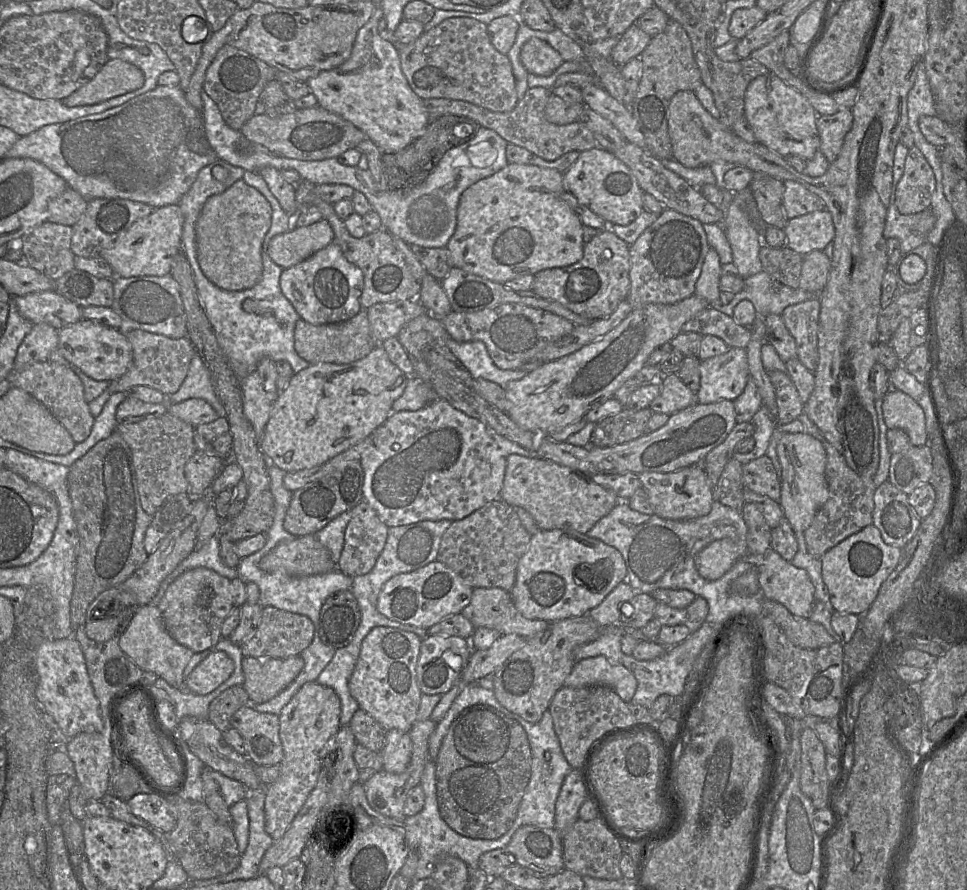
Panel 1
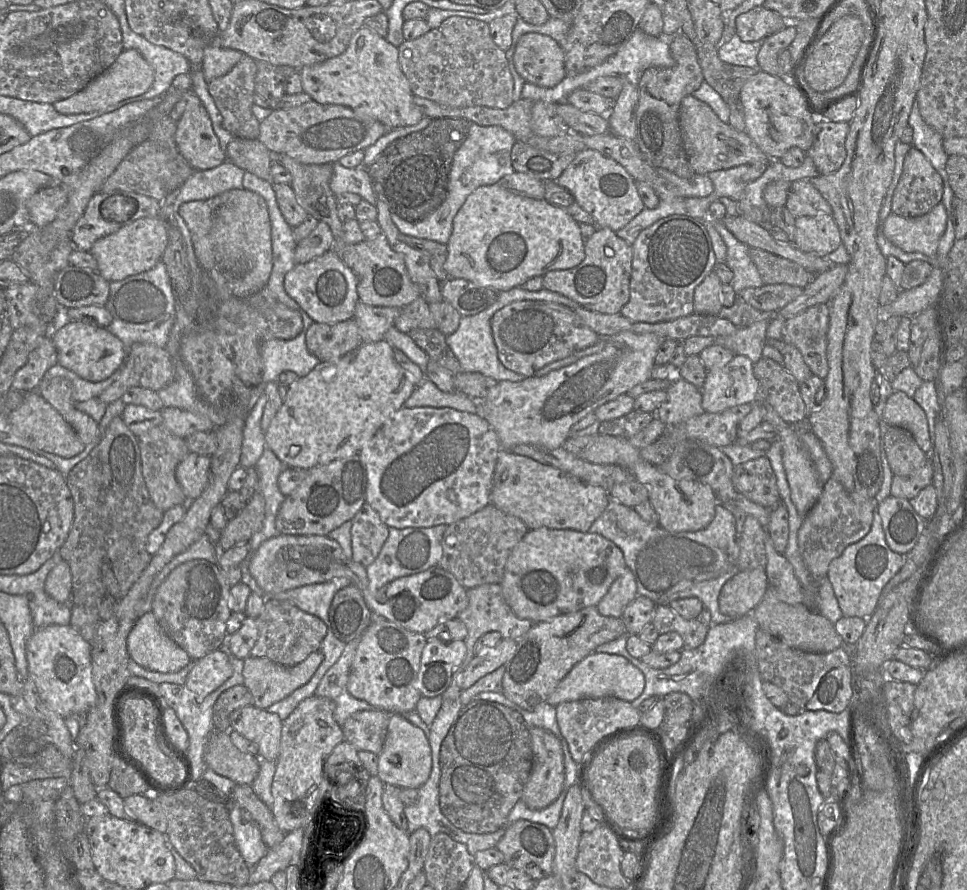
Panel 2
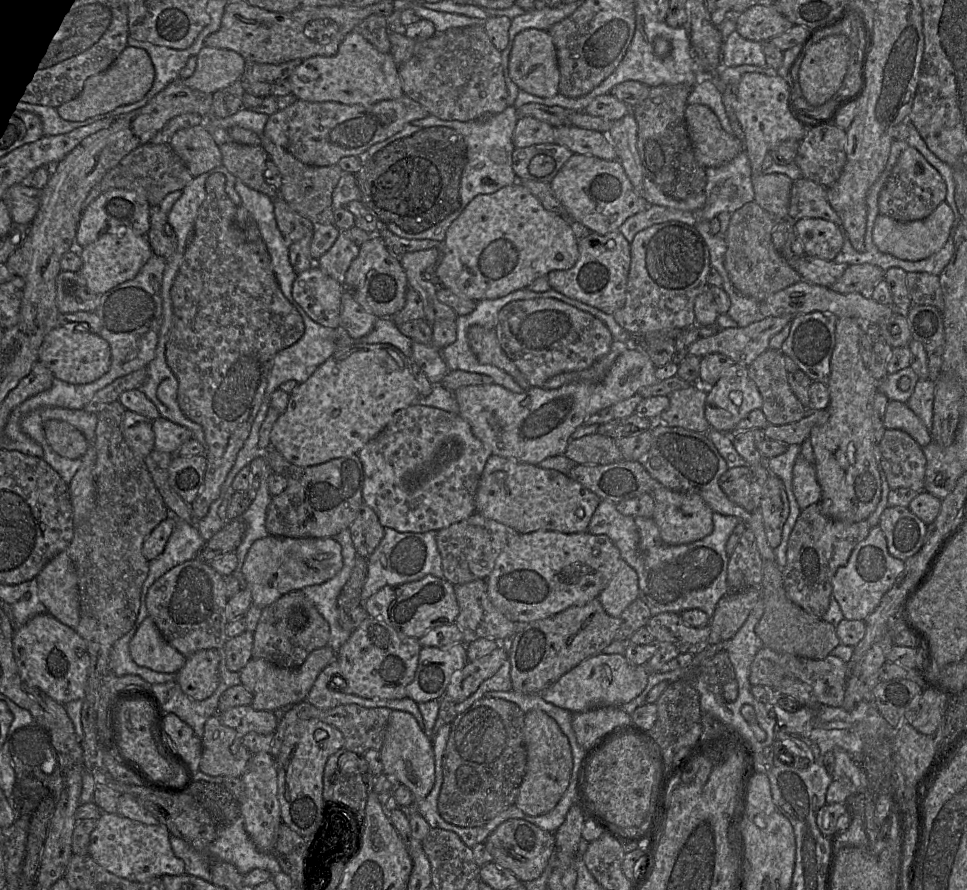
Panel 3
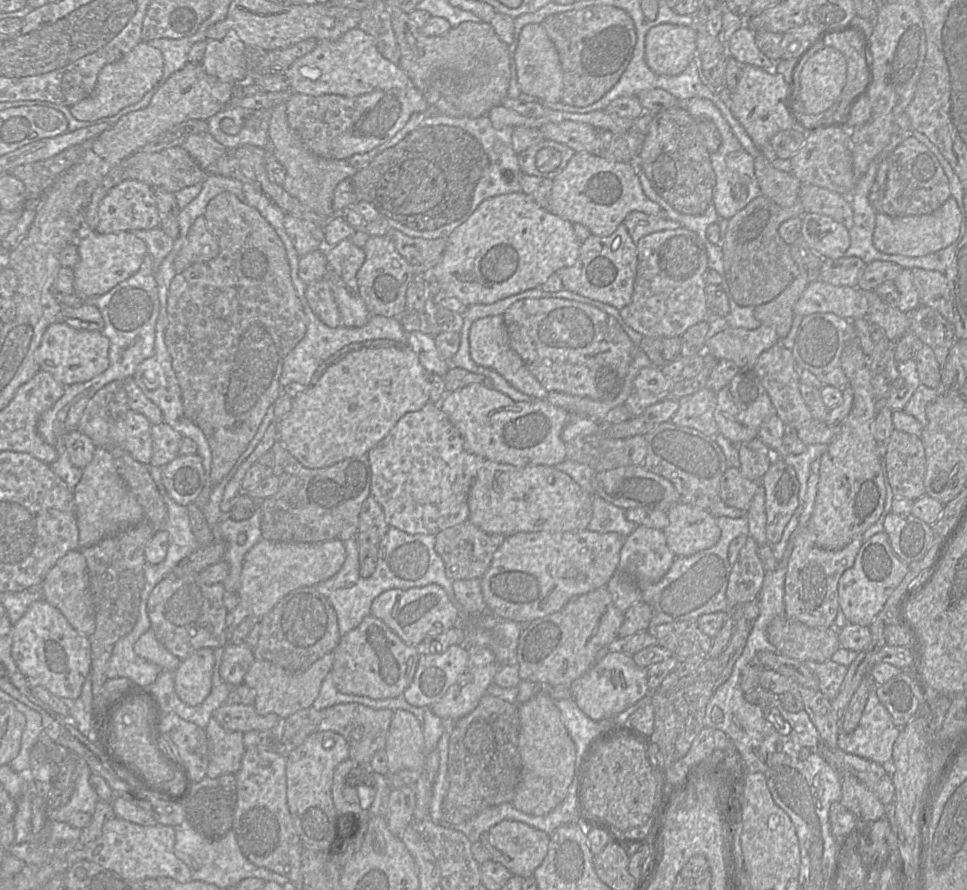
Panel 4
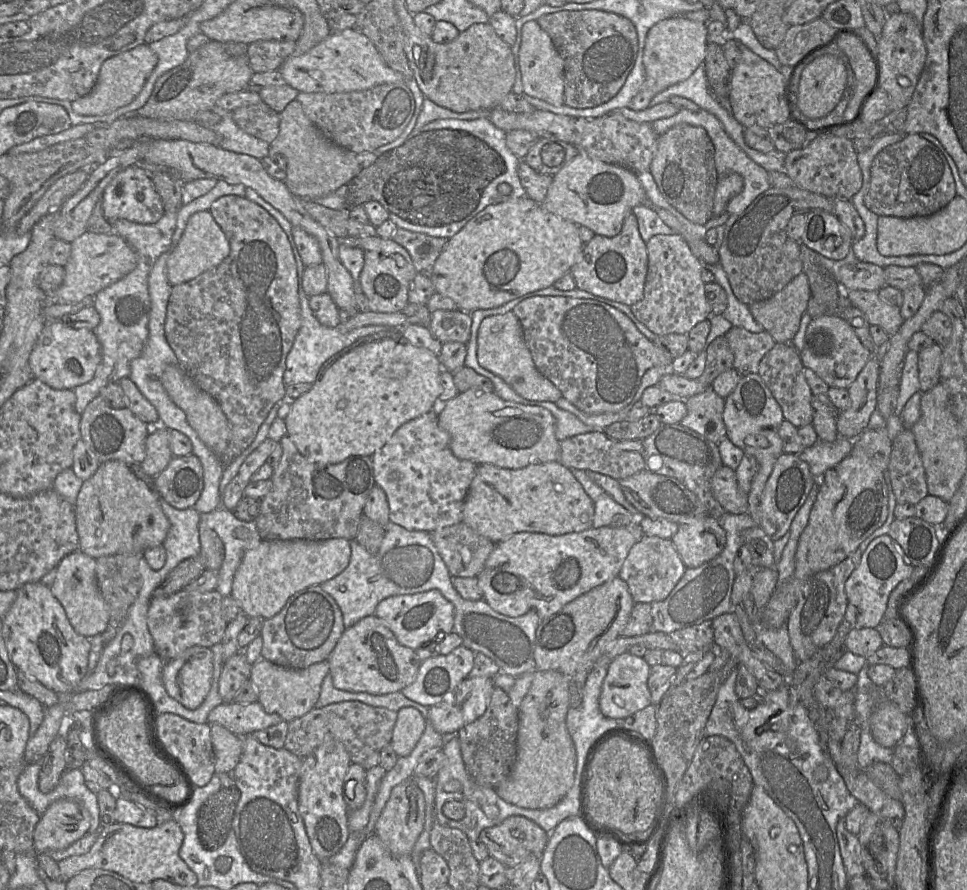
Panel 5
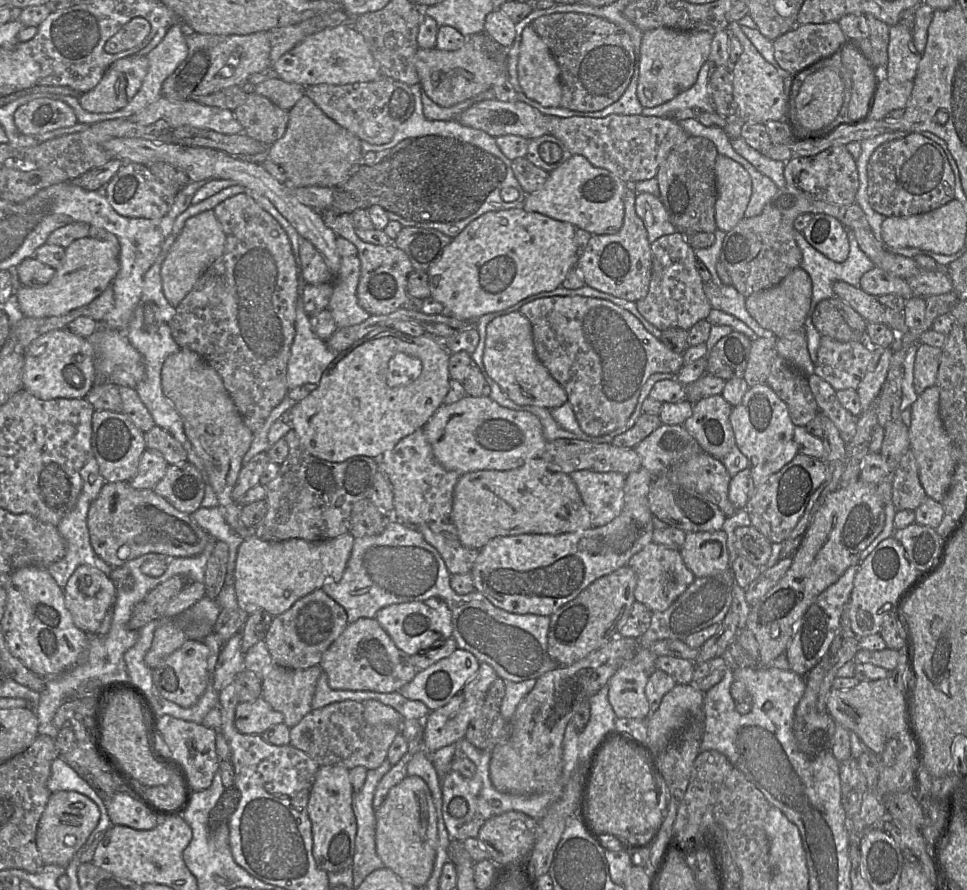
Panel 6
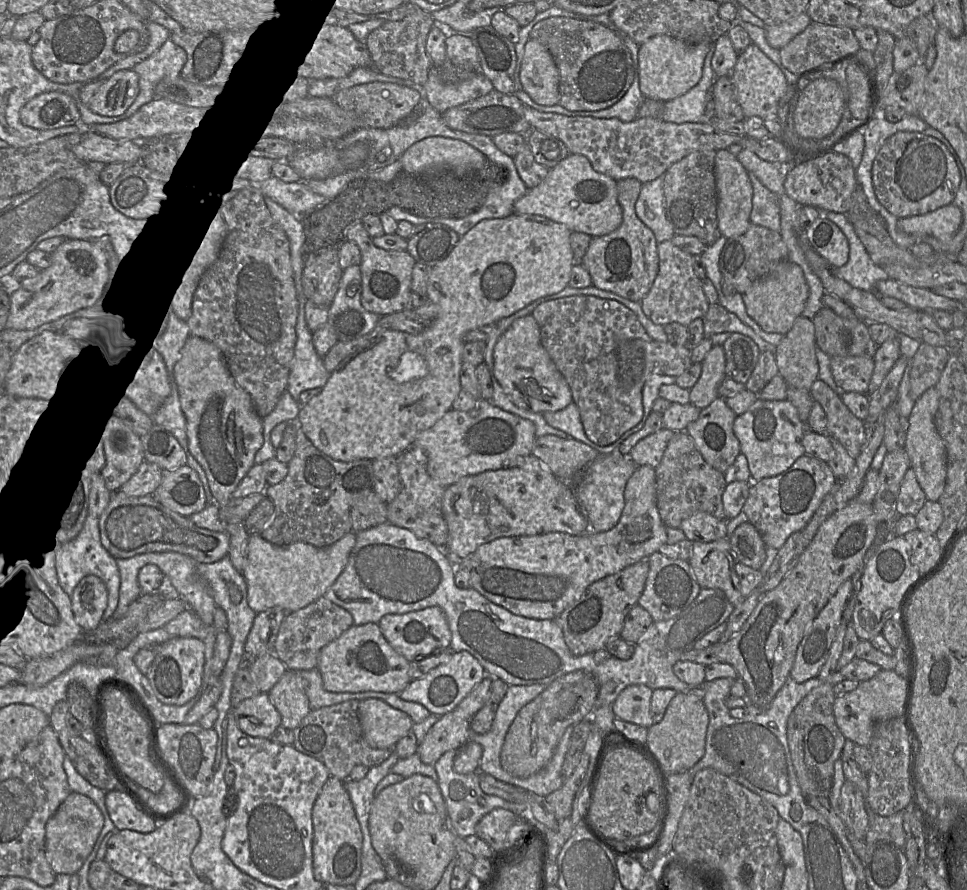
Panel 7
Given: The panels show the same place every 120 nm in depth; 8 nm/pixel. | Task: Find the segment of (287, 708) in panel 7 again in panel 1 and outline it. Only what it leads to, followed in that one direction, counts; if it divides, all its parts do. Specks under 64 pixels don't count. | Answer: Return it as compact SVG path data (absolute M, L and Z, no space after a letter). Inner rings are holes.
M301 656L286 659L244 657L242 661L243 687L249 695L250 704L260 704L274 698L293 682L303 667L304 660Z

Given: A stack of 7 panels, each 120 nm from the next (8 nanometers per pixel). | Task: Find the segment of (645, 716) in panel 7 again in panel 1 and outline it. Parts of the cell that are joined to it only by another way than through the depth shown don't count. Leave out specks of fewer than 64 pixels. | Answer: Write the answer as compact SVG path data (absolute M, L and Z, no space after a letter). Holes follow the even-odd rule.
M602 656L577 661L563 686L580 688L584 686L607 686L629 703L638 686L635 675L623 665L613 665Z

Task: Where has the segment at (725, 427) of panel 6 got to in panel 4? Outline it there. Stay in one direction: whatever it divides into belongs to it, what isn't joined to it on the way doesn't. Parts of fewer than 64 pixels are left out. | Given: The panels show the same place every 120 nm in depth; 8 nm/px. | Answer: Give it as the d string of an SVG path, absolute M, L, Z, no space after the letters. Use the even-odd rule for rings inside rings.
M705 387L694 394L680 398L679 408L670 421L677 426L693 428L714 437L719 433L714 419L716 404L716 393Z

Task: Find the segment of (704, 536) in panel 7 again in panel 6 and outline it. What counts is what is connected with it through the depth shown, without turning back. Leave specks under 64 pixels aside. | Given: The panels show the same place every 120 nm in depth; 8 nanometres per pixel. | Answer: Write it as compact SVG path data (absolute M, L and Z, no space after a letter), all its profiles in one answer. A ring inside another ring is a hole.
M654 476L648 493L653 516L684 532L713 532L723 530L726 516L717 505L702 495L671 482L666 476Z

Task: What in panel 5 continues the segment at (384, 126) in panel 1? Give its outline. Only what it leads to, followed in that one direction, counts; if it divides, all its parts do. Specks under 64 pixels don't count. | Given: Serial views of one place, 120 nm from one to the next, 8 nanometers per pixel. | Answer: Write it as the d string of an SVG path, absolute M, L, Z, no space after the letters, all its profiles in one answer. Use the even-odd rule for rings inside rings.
M355 28L331 32L325 40L305 54L291 55L279 70L287 85L306 93L359 91L385 83L405 82L407 79L391 69L384 62L373 42Z

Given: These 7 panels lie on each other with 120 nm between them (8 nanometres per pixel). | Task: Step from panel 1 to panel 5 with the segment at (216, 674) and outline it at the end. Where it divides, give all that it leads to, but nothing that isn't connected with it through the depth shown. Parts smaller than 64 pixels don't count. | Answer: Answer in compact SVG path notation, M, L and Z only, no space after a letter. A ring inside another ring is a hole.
M192 646L172 660L166 660L162 681L168 694L184 707L195 710L208 695L213 677L211 648Z

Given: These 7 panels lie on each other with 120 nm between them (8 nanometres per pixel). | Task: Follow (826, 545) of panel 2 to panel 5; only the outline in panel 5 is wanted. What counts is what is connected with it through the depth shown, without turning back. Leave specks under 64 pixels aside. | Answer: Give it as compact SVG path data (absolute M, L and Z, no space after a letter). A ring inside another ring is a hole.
M860 546L845 560L830 569L816 573L803 584L800 599L786 622L790 644L797 662L813 657L835 636L847 607L845 582L861 560L862 552L859 549Z

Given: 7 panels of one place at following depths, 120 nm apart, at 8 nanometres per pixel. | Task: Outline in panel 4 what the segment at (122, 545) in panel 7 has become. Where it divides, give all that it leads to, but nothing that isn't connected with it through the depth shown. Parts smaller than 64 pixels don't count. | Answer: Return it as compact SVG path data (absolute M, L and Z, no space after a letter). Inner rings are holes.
M96 447L91 462L73 489L75 515L79 530L79 548L91 547L106 537L133 527L144 519L144 511L119 475L112 454Z

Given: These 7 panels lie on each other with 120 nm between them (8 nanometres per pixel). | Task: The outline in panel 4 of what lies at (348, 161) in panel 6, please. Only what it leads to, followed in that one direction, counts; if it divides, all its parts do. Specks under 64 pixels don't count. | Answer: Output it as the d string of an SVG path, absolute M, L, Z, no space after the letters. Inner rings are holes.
M279 104L273 108L268 129L271 154L286 169L283 187L291 196L317 214L332 217L334 190L340 181L351 178L356 169L347 160L326 159L313 154L289 126L286 109L287 104Z

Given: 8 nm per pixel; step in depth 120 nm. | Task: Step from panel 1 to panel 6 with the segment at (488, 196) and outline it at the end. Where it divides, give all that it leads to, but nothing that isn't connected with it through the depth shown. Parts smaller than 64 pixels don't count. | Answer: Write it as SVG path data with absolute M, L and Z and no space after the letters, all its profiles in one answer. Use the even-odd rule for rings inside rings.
M523 208L486 212L469 223L458 236L453 238L451 243L445 247L439 260L426 271L431 291L430 297L444 306L444 313L462 321L473 321L475 323L482 315L505 310L529 296L562 287L562 282L568 272L576 266L580 254L575 242L575 231L576 227L569 222L559 221L538 212L527 212Z

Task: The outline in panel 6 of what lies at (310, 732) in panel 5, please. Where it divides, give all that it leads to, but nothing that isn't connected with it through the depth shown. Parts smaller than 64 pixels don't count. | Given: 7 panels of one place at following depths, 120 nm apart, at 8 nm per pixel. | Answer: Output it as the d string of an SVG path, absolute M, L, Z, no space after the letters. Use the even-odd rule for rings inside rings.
M345 700L312 709L297 725L290 728L289 745L306 753L319 766L339 765L349 770L363 766L367 770L373 770L386 760L389 747L398 733L400 733L400 727L369 724L364 718L364 705L359 701Z

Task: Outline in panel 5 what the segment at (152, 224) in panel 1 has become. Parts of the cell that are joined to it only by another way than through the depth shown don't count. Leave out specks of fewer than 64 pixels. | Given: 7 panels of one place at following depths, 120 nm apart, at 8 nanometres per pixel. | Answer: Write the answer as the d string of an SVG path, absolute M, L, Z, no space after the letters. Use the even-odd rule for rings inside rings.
M89 230L71 243L62 285L47 294L47 302L69 304L92 299L98 292L131 272L138 263L134 249L117 233L101 234Z

